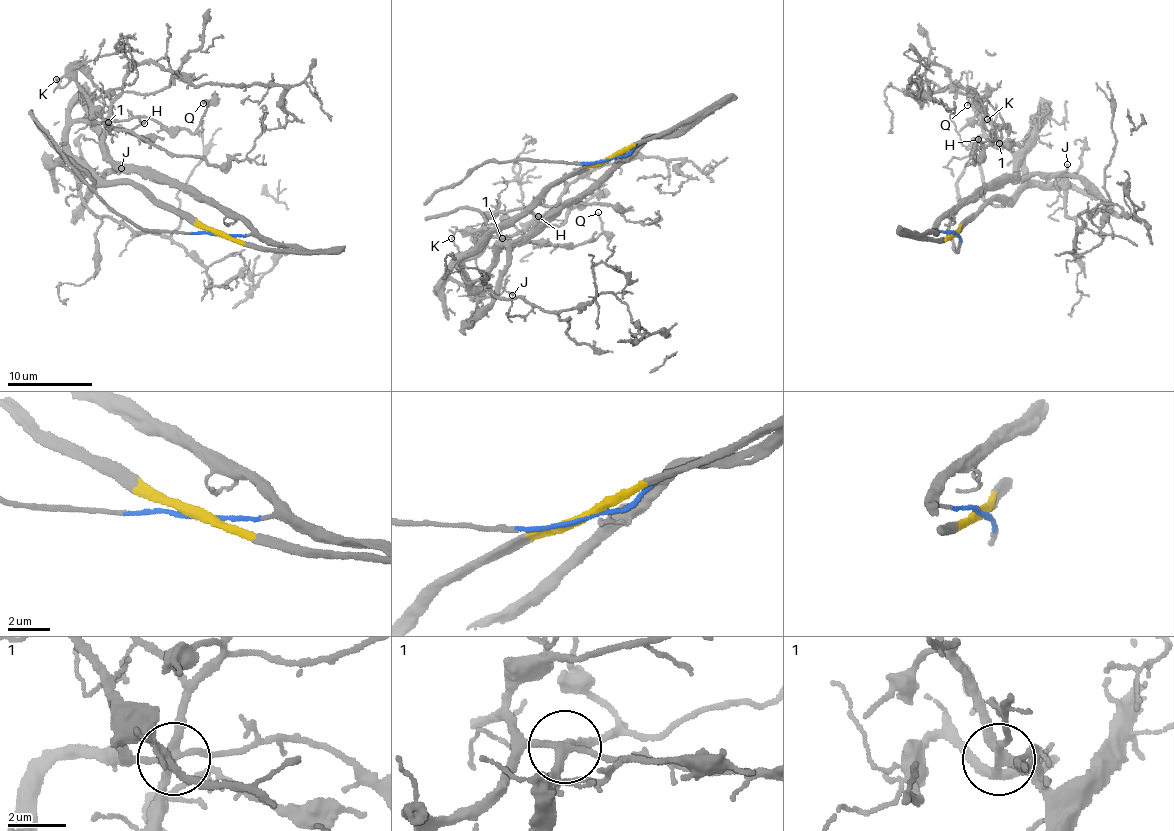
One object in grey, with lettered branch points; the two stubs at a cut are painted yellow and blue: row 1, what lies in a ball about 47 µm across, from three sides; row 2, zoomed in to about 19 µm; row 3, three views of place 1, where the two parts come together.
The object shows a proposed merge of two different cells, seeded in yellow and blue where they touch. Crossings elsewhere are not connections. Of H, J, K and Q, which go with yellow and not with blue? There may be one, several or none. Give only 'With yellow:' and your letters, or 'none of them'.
With yellow: H, K, Q

